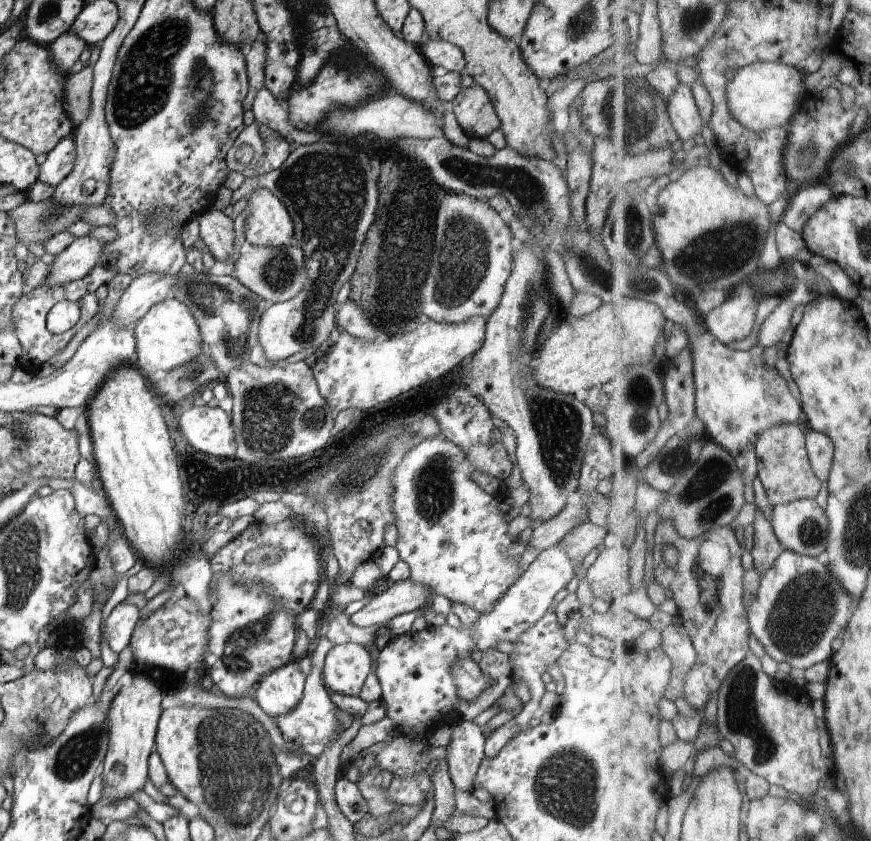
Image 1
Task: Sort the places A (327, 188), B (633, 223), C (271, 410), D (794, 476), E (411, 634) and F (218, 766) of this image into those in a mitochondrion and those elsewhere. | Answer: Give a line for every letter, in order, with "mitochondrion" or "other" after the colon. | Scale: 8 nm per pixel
A: mitochondrion
B: mitochondrion
C: mitochondrion
D: other
E: other
F: mitochondrion

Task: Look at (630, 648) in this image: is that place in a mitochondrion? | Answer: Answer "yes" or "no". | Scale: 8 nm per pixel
no

